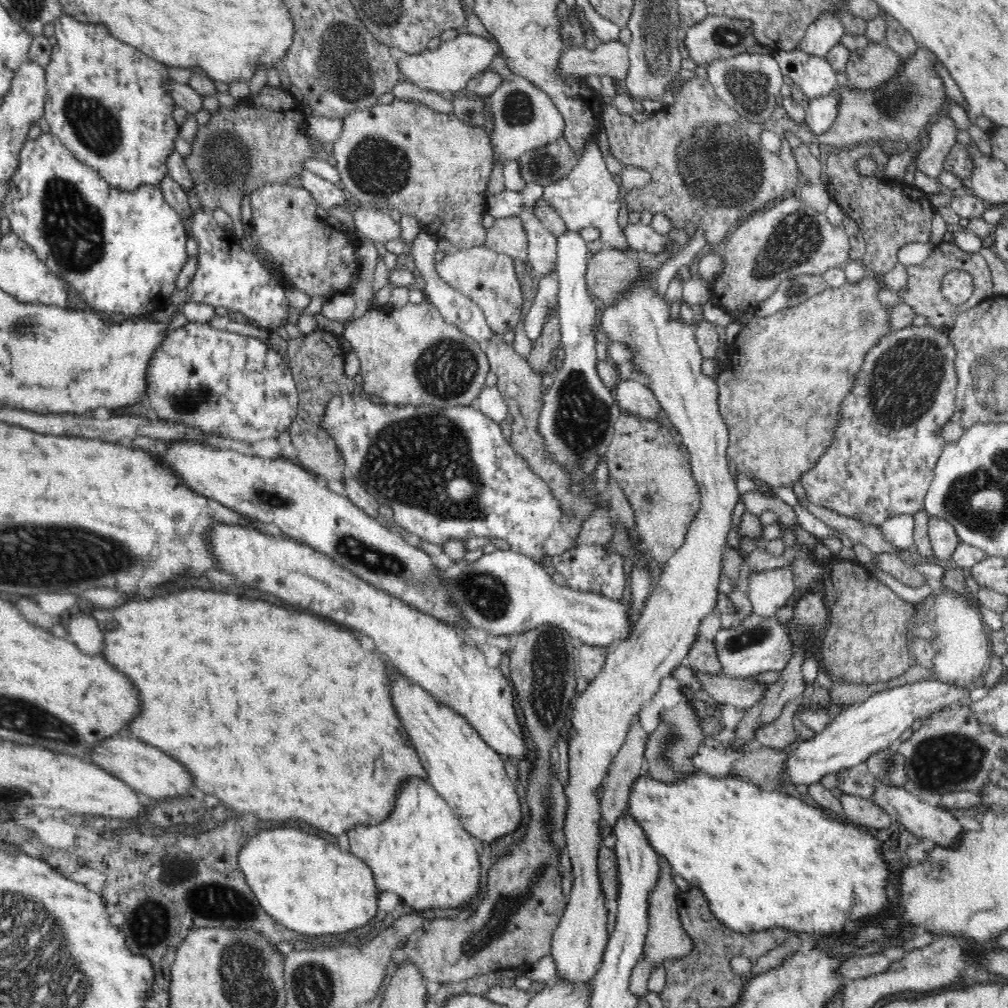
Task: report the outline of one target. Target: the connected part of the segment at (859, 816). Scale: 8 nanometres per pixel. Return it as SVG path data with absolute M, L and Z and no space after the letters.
M843 793L839 800L843 808L842 814L846 814L853 822L875 829L883 829L891 825L890 815L867 795L851 796Z

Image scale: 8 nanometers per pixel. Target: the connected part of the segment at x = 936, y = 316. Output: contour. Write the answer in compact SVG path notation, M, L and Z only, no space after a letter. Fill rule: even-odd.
M942 241L938 243L934 247L932 254L922 264L907 266L906 274L908 274L908 284L898 291L899 297L904 304L908 304L913 308L917 316L926 318L928 325L934 329L939 329L940 327L952 328L959 314L980 304L984 299L994 296L991 270L986 258L979 252L968 253L951 242ZM952 269L966 271L974 279L974 292L964 304L952 304L947 298L944 298L941 280Z

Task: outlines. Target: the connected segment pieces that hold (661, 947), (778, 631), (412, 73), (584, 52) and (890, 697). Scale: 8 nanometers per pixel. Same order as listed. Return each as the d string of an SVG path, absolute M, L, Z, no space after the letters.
M658 854L658 865L660 865L660 875L658 880L656 880L656 884L654 884L654 888L652 888L652 892L648 894L648 930L646 932L644 948L642 948L640 960L632 968L630 982L628 982L628 989L637 997L646 996L648 992L648 978L650 978L652 968L662 966L666 959L683 957L693 949L692 939L684 930L680 918L680 911L676 900L676 894L680 891L672 880L674 874L671 872L671 866L663 855L660 854Z
M755 613L741 616L738 627L721 628L716 633L713 642L723 674L746 679L760 674L760 672L768 672L768 670L781 671L787 662L794 658L793 642L789 636L789 630L789 623L782 625L775 616L764 618Z
M460 30L454 40L446 41L434 51L409 55L396 61L402 80L418 86L422 90L444 94L457 93L467 87L470 79L486 71L496 56L501 56L499 42L491 36L476 36Z
M619 40L600 43L594 51L585 47L568 47L560 58L560 75L576 78L607 76L624 82L629 72L629 64L628 46Z
M934 677L876 692L864 702L842 708L839 715L811 739L799 740L786 758L784 772L788 772L792 786L804 784L809 787L820 782L827 774L838 773L844 768L860 768L872 754L894 747L900 735L912 726L914 720L924 719L930 712L953 708L968 693L970 690L941 682Z

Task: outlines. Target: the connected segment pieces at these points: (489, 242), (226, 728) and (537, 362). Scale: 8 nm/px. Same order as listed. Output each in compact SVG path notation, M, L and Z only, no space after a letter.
M520 217L495 219L486 230L484 246L528 263L528 235Z
M182 590L152 600L130 600L114 610L94 610L92 616L98 620L100 630L106 634L102 650L106 660L132 680L140 696L140 714L130 724L130 732L138 740L160 748L187 768L192 774L194 787L206 794L218 796L238 812L248 812L258 818L276 822L296 820L338 836L356 824L375 825L386 820L396 807L394 800L400 782L412 776L428 780L413 744L408 744L408 740L402 738L402 726L390 700L391 684L386 659L376 648L372 652L364 650L352 632L339 630L336 625L327 624L320 617L290 612L286 608L272 608L268 602L206 590Z
M552 311L549 315L550 318L542 327L540 336L533 342L530 355L527 357L530 367L542 374L551 370L552 352L562 346L559 311Z

